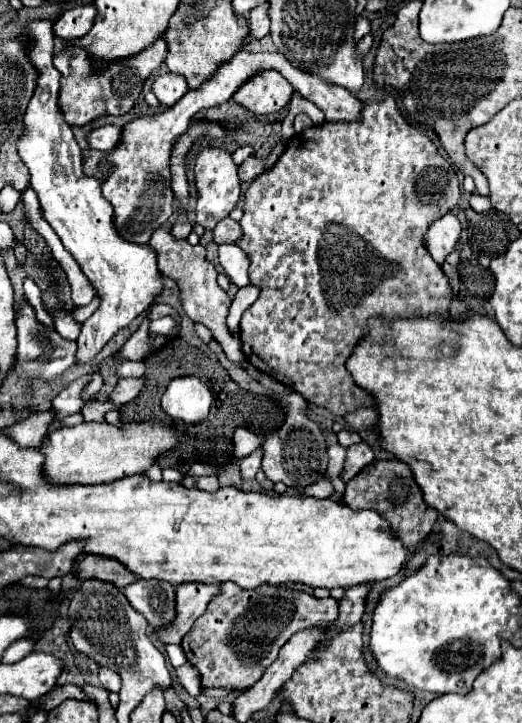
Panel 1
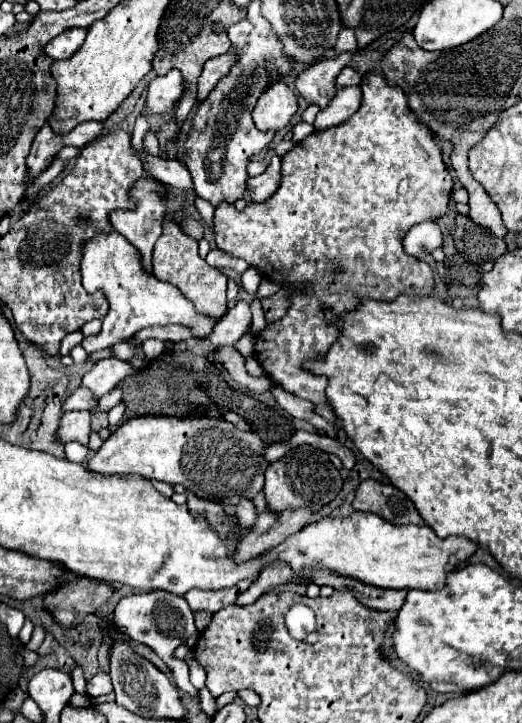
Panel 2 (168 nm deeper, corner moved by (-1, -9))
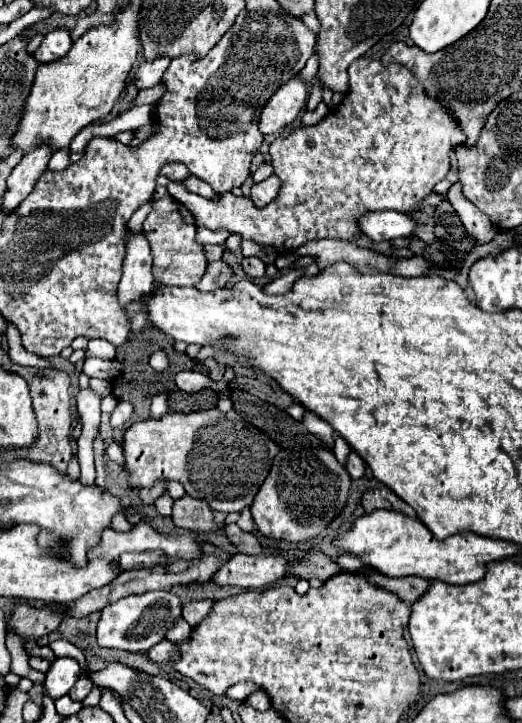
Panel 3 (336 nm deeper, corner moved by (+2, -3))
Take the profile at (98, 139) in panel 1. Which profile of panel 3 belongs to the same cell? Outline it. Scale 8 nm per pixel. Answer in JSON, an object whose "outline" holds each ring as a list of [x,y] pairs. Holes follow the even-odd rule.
{"outline":[[[188,176],[184,182],[182,182],[190,192],[194,192],[194,194],[200,194],[200,196],[204,196],[204,198],[210,198],[210,200],[216,200],[218,198],[218,192],[214,192],[204,180],[200,180],[200,178],[194,178],[194,176]]]}

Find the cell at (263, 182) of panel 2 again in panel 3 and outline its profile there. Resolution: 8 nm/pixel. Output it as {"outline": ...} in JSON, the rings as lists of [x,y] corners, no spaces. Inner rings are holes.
{"outline":[[[270,176],[264,182],[258,182],[252,186],[252,202],[256,204],[256,208],[270,204],[276,196],[278,196],[278,188],[280,188],[280,180],[278,176]]]}

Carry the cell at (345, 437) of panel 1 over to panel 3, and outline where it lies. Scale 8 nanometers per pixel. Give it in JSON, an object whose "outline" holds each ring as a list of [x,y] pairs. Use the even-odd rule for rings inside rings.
{"outline":[[[350,452],[346,470],[348,470],[348,474],[350,474],[354,480],[358,480],[358,478],[364,476],[364,472],[366,472],[366,464],[364,464],[364,460],[362,460],[356,452]]]}

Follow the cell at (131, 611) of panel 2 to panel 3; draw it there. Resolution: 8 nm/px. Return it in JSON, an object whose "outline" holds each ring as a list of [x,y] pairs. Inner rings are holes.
{"outline":[[[158,590],[158,592],[144,592],[136,596],[120,598],[114,604],[108,604],[102,610],[100,622],[98,622],[98,644],[106,648],[120,648],[128,652],[146,652],[160,640],[164,640],[164,634],[174,626],[174,622],[182,616],[180,598],[176,598],[170,592]]]}

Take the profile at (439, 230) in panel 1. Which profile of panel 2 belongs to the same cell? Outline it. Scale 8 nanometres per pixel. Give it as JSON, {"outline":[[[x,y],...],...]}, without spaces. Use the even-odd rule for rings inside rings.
{"outline":[[[421,222],[415,228],[411,228],[403,238],[403,248],[407,250],[407,254],[413,254],[417,258],[423,258],[433,250],[439,250],[441,246],[443,232],[435,222]]]}

